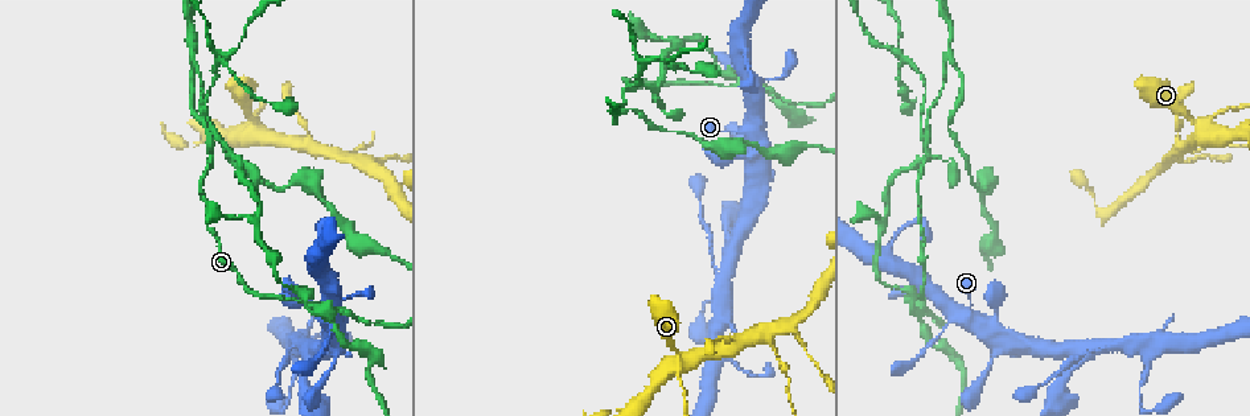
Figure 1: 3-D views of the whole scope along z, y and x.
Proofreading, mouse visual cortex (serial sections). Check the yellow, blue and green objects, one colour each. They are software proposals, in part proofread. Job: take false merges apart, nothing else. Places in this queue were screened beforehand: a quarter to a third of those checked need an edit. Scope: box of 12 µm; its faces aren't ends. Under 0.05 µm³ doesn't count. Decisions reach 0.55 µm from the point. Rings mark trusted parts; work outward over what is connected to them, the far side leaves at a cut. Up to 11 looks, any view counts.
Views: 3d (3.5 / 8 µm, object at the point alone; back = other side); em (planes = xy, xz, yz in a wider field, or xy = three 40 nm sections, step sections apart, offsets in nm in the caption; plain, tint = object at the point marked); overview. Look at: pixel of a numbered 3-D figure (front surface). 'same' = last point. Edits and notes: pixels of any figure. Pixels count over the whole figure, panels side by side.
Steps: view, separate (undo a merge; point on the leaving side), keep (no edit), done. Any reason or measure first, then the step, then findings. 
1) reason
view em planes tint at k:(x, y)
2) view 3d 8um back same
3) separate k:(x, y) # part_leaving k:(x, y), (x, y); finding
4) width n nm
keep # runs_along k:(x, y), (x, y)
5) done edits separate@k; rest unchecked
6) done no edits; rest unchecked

sharp bend
view 3d 3.5um at 1:(734, 86)

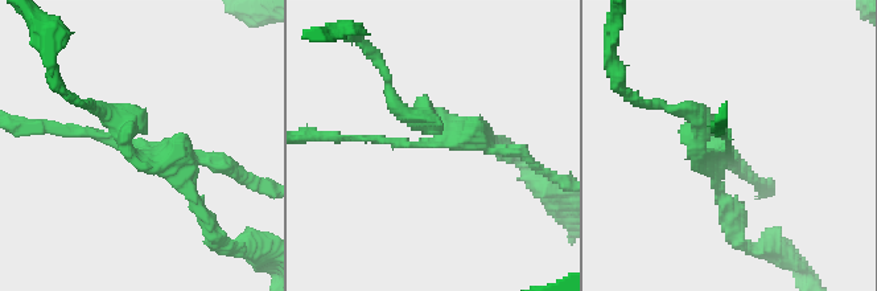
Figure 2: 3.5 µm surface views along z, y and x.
arms 4; arm_widths 100, 150, 200, 200 nm; need the tissue
view em xy step 3 tint at 2:(729, 146)

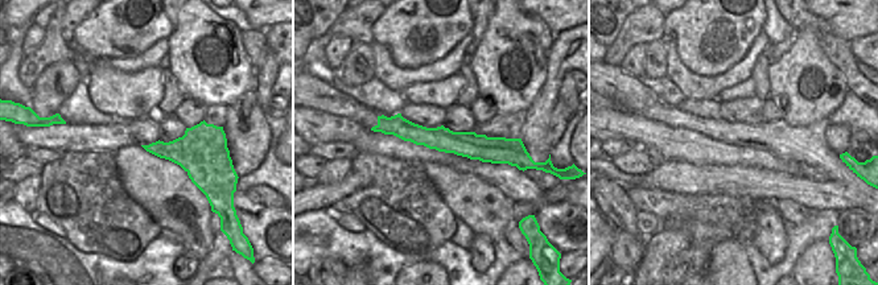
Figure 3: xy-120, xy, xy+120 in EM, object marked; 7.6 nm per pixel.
width 200 nm
separate 2:(128, 111) # part_leaving 2:(138, 148), (77, 99); a second cell is stuck on

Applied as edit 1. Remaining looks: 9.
see it whole again
view overview

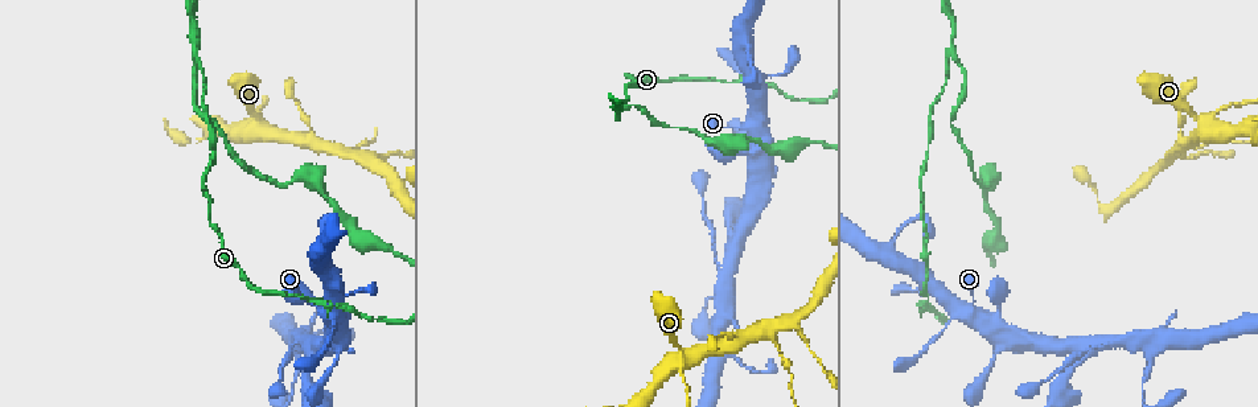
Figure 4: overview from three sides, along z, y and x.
three-way junction
view 3d 3.5um at 4:(296, 342)

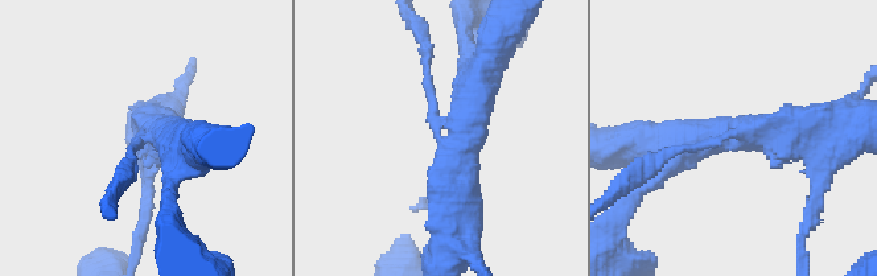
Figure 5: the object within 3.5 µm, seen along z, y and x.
view em xy step 1 tint at 5:(726, 136)

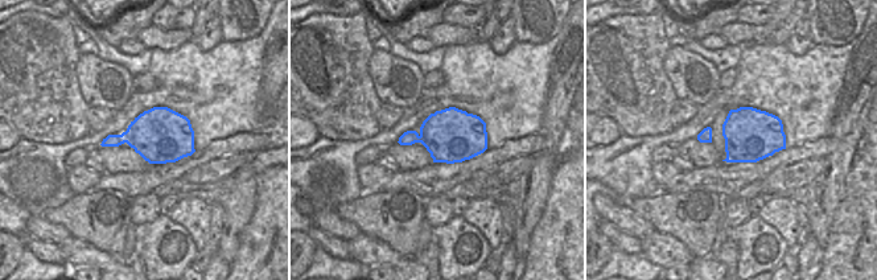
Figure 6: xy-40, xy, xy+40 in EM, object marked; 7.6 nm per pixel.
cut it another way
view em xy step 3 tint same

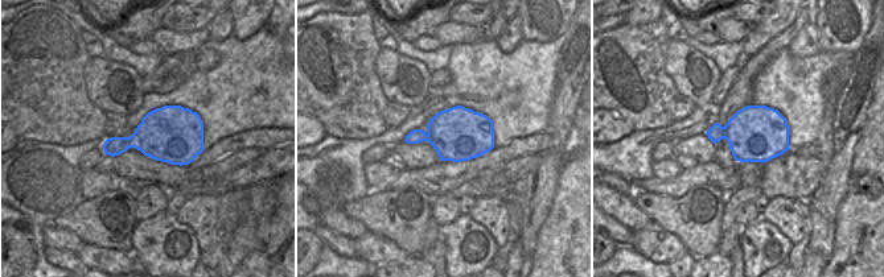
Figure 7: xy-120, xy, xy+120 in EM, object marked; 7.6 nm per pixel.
arm_widths 150, 450, 500 nm
keep # runs_along 5:(486, 70), (466, 124), (441, 124), (425, 46); one cell here

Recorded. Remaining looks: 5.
view 3d 3.5um at 4:(681, 361)

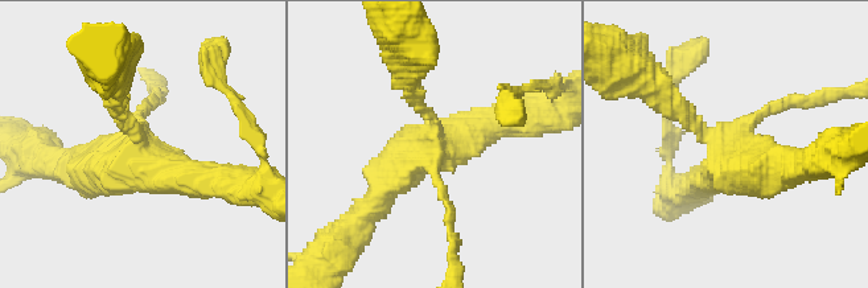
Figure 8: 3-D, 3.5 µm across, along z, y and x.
arms 4; arm_widths 150, 200, 400, 450 nm; shape alone is not enough
view em xy step 3 tint at 8:(726, 158)

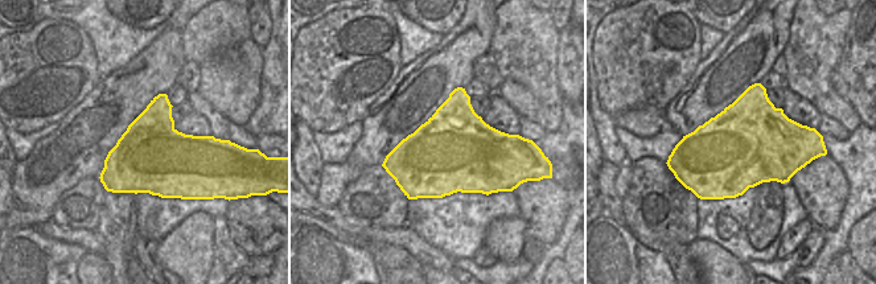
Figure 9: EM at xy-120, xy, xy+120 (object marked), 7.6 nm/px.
keep # all the same cell

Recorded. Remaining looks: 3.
three-way junction
view 3d 3.5um at 4:(787, 321)

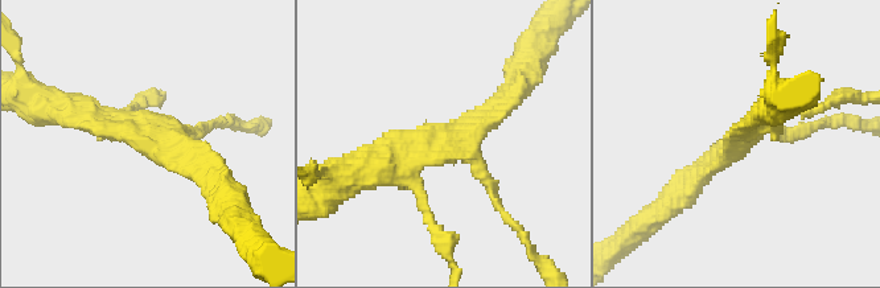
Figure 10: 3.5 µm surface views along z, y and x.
arms 3; arm_widths 150, 200, 300 nm; now the EM
view em planes tint at 10:(448, 139)

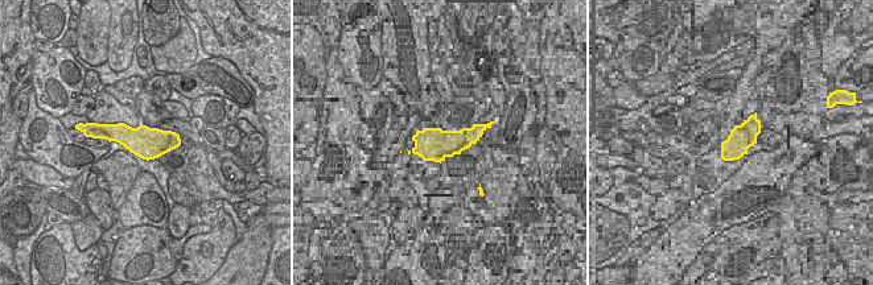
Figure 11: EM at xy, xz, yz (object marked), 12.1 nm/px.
keep # runs_along 10:(375, 172), (514, 94); continuous, no second cell

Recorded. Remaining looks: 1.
done edits separate@2; rest unchecked

